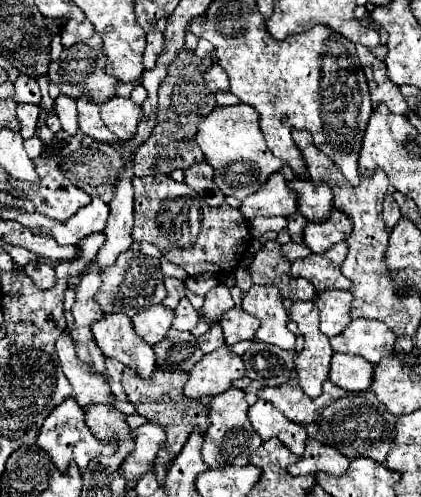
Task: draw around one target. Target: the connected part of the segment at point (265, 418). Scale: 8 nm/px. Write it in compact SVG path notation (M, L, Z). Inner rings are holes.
M258 399L250 409L248 409L248 419L254 427L254 431L266 441L266 439L280 439L294 455L304 453L304 443L306 443L306 431L302 425L296 425L294 421L288 421L270 401Z

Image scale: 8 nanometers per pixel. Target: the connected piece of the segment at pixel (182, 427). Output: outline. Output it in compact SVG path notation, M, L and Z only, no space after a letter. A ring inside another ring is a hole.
M156 367L154 375L148 381L142 379L140 375L136 375L130 369L124 369L124 373L122 373L124 391L128 395L128 401L136 407L136 413L140 417L146 417L146 421L164 427L166 445L158 454L158 460L156 461L158 467L156 473L158 473L160 481L164 481L164 473L168 473L168 461L172 461L170 457L176 457L180 453L180 449L184 447L184 441L196 429L200 429L202 433L206 433L206 429L208 429L208 407L202 405L196 399L184 397L184 393L182 393L184 383L186 383L186 377L188 377L188 373L182 373L182 371L166 371L166 369L158 369L158 367Z

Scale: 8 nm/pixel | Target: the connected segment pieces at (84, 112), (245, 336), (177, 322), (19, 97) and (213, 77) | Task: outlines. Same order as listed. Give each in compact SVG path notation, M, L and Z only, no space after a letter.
M80 97L76 101L78 105L78 127L90 135L96 141L102 143L118 143L118 139L114 137L114 133L110 129L106 129L104 121L100 119L100 107L96 101L92 101L90 97Z
M234 307L220 319L220 327L224 331L226 345L234 345L240 341L252 341L258 329L258 321L244 309Z
M184 297L180 299L180 303L176 305L174 309L174 323L172 323L172 329L178 329L178 331L192 331L198 323L198 313L196 309L192 307L192 303Z
M18 75L14 87L16 87L16 91L14 91L12 99L16 103L34 103L34 105L40 105L40 89L38 89L36 79L32 79L28 75Z
M214 59L212 65L204 71L204 81L210 87L210 91L218 91L218 89L228 89L228 77L224 73L224 69L220 69L220 63Z

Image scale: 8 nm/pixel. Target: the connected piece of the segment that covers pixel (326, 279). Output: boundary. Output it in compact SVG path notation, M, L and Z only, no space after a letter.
M346 241L332 245L322 255L310 255L292 263L292 277L308 279L316 291L324 289L350 289L350 281L340 271L340 261L346 257Z

